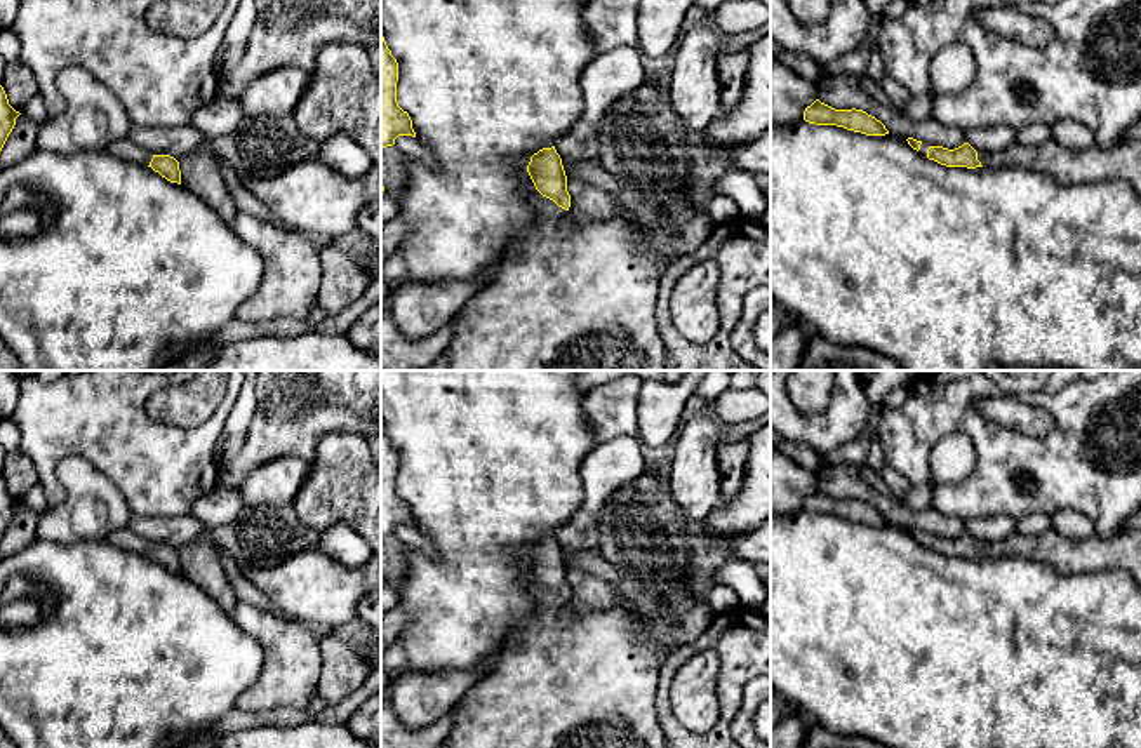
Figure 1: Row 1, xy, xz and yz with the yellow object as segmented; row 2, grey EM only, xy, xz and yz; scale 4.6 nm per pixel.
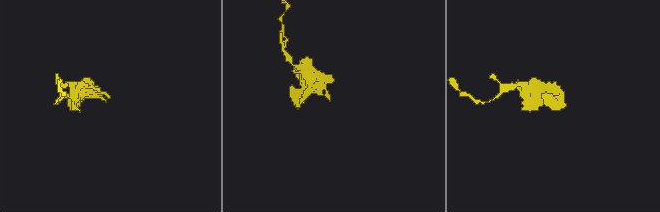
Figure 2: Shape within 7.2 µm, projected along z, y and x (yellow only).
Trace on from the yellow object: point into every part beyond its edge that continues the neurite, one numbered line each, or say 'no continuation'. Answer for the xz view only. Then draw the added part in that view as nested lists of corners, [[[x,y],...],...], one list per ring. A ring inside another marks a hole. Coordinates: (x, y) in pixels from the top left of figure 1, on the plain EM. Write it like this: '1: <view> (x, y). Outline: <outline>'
1: xz (564, 681). Outline: [[[536,576],[527,581],[527,591],[534,602],[534,612],[520,624],[513,637],[506,642],[504,652],[496,661],[492,671],[478,680],[457,703],[456,715],[449,734],[444,739],[447,748],[668,748],[663,727],[656,711],[657,675],[670,652],[678,649],[675,642],[666,642],[657,635],[651,635],[642,618],[630,609],[614,602],[607,609],[588,612],[583,616],[569,609],[565,598],[553,590],[543,586]]]

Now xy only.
1: xy (126, 538). Outline: [[[130,527],[111,531],[104,538],[110,544],[148,557],[153,543],[136,534]]]

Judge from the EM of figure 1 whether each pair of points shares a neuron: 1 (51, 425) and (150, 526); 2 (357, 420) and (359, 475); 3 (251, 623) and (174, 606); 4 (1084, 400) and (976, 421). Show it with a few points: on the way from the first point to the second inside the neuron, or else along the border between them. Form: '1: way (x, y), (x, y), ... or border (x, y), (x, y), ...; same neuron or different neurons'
1: border (134, 514), (181, 517); different neurons
2: border (362, 434), (329, 432), (317, 442); different neurons
3: border (232, 614), (261, 649); different neurons
4: way (1068, 432), (1053, 447), (1007, 447); same neuron

